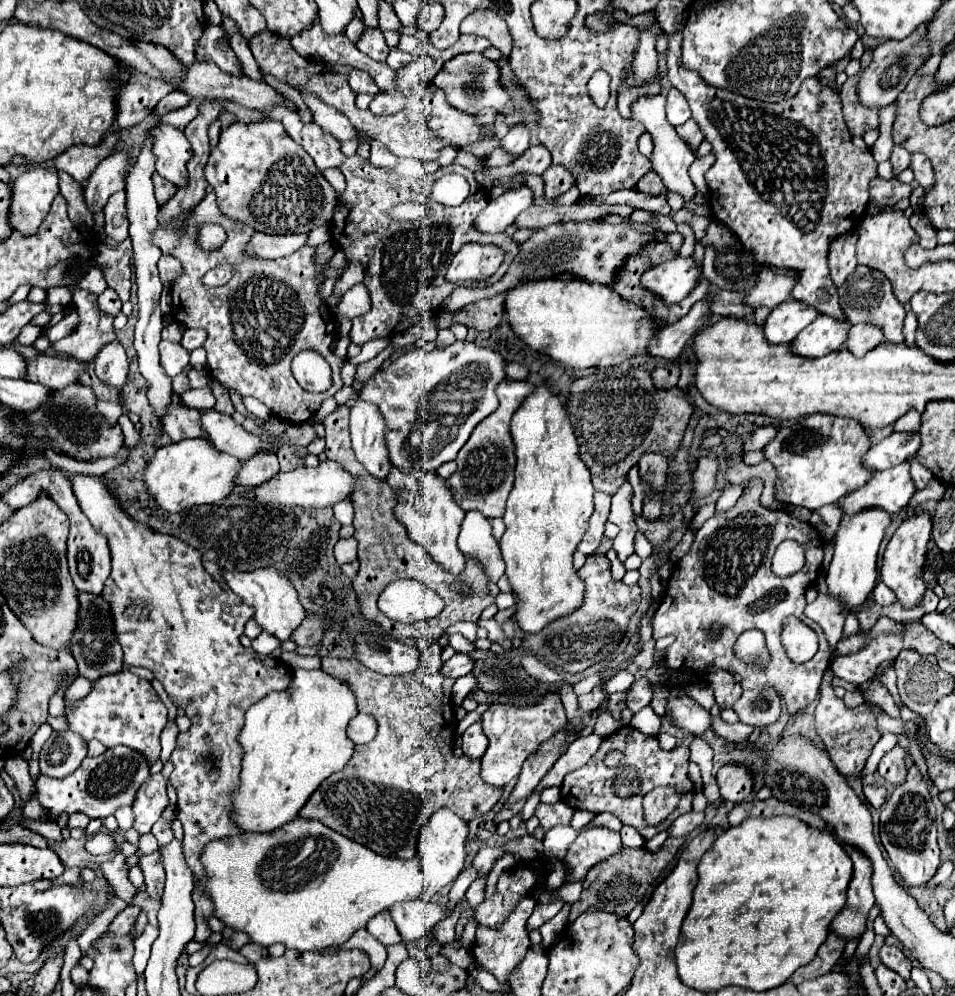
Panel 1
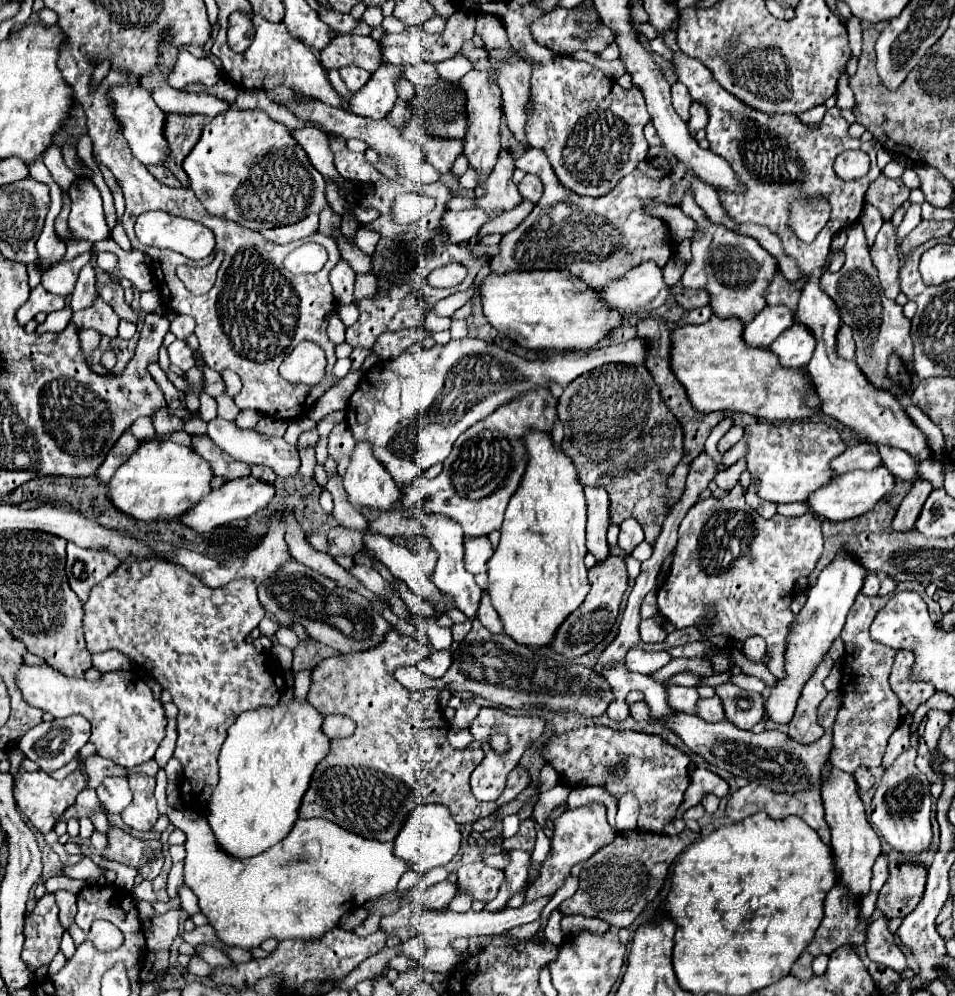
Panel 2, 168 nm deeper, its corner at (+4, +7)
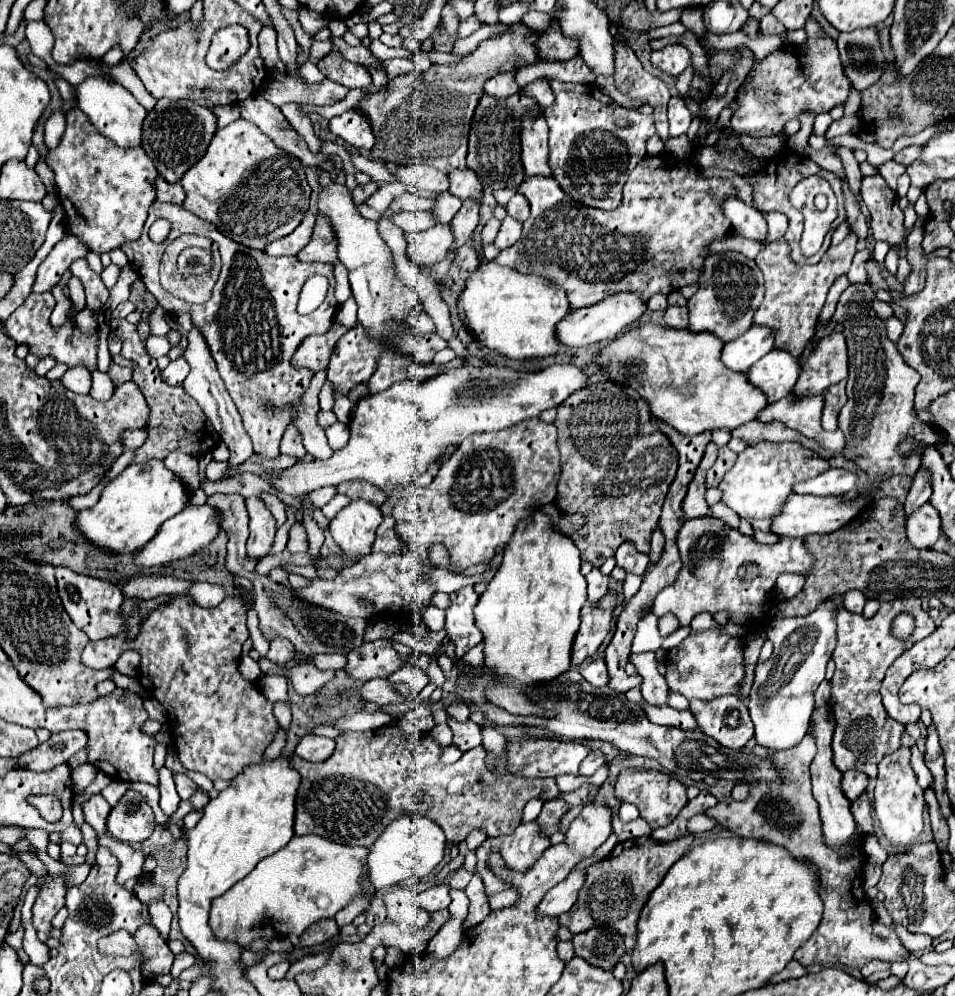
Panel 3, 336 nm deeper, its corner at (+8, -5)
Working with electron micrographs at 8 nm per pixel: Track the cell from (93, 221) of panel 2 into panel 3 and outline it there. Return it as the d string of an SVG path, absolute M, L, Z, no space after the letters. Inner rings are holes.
M66 235L50 251L50 255L42 261L42 265L38 267L32 291L34 293L46 293L46 291L50 291L54 285L60 283L60 279L68 271L70 263L74 259L84 257L86 253L88 253L88 249L82 245L82 241L78 241L74 235Z

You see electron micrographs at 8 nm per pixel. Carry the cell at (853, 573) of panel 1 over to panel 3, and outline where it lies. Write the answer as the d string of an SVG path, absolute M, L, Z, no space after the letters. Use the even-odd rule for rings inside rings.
M824 601L808 617L774 619L766 627L766 635L774 643L774 653L768 661L756 665L754 685L748 695L754 739L760 747L772 751L792 749L806 735L814 711L814 691L824 681L826 663L836 647L836 609L834 601Z

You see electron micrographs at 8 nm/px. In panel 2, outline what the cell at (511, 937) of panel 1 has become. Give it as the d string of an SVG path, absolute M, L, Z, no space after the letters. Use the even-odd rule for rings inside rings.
M510 851L510 857L512 857L512 863L504 869L504 883L496 895L496 899L492 899L490 903L484 905L484 911L498 911L498 909L504 909L508 899L514 897L516 893L520 893L524 887L526 887L526 879L528 879L528 859L530 859L530 853L526 851Z

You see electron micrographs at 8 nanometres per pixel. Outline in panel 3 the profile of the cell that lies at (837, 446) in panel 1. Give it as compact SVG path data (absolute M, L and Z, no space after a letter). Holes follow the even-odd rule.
M754 443L742 451L734 467L720 481L722 503L728 505L738 517L744 519L770 519L776 517L786 497L792 493L792 485L808 481L828 469L828 461L816 451L802 447L800 443Z

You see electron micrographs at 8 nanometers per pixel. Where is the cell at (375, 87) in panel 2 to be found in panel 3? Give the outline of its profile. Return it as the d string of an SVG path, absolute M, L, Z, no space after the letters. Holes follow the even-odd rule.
M348 109L346 113L330 119L328 129L356 149L374 147L374 133L370 129L370 123L356 109Z

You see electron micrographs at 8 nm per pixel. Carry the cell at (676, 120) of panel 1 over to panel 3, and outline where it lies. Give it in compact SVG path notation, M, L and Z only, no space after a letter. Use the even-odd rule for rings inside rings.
M672 97L668 103L668 119L670 119L670 135L672 137L680 137L688 131L690 121L692 121L692 113L686 107L684 97Z

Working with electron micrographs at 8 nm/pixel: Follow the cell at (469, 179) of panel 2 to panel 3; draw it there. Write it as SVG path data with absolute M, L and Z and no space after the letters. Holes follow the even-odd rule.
M442 193L436 197L436 205L430 209L430 213L438 223L448 225L460 207L462 207L462 203L458 197L454 197L452 193Z

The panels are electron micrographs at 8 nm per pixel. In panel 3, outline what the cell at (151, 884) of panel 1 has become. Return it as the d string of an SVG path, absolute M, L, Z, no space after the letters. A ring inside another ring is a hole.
M100 793L92 795L82 805L82 811L84 811L84 819L96 829L96 833L106 833L106 817L110 813L110 805Z

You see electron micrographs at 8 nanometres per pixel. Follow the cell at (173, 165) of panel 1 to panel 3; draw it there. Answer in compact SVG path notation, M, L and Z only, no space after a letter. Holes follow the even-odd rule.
M96 75L88 77L76 87L76 105L84 111L94 127L108 139L112 139L118 147L136 147L140 145L142 121L146 117L146 109L136 101L136 97L118 83L110 83L108 79Z

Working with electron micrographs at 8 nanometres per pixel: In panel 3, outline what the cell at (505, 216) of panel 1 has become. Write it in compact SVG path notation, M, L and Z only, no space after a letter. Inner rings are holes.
M434 225L426 231L406 233L406 239L406 255L410 261L414 261L414 265L434 265L450 255L454 235L450 231L450 225Z

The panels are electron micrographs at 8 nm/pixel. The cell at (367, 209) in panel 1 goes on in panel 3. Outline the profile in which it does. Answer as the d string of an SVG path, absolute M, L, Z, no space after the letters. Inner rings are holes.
M360 325L342 335L326 371L326 381L332 383L332 391L348 395L354 387L366 383L376 369L380 349L380 343L370 341Z

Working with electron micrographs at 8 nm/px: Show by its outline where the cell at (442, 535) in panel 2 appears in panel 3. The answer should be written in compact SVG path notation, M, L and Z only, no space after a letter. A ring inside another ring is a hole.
M464 587L450 595L452 605L446 609L446 633L448 641L454 643L454 653L460 659L468 649L482 641L482 633L474 625L474 605L478 593L472 587Z

